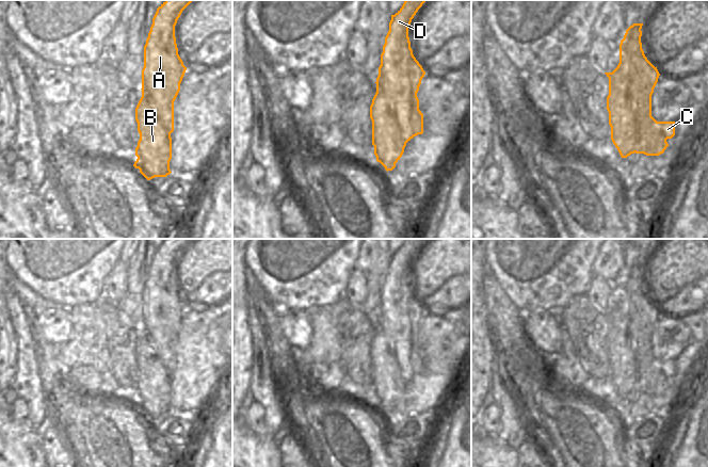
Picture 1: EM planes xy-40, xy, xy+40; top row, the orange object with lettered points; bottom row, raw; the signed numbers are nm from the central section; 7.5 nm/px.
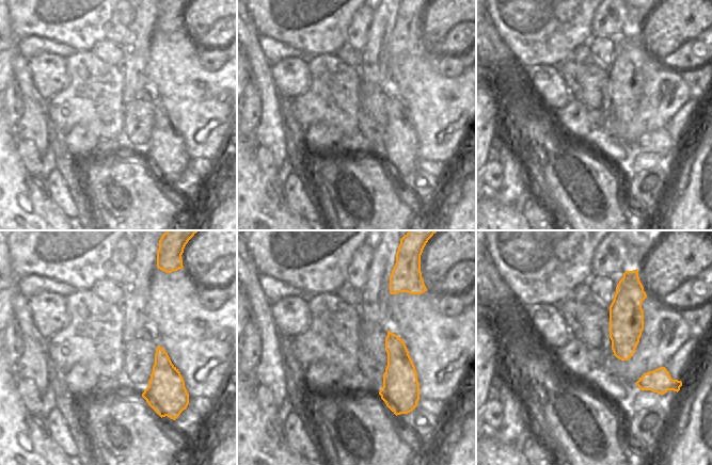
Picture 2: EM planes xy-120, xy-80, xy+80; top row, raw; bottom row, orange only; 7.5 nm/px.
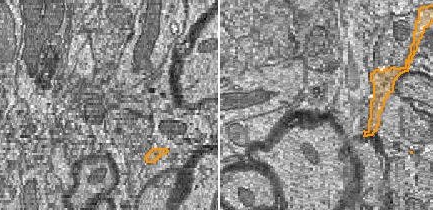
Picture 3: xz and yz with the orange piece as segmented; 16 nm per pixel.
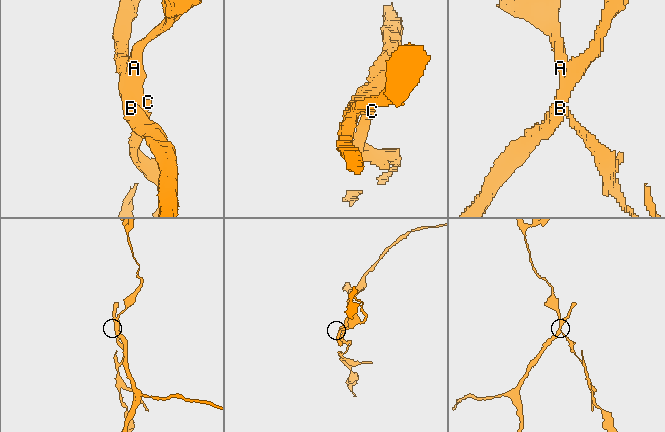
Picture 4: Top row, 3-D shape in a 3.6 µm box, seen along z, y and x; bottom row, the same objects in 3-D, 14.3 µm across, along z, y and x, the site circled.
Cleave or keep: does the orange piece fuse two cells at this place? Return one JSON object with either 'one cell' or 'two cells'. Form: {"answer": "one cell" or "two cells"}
{"answer": "two cells"}

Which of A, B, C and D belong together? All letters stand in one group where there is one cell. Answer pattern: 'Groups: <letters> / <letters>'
Groups: A C D / B

